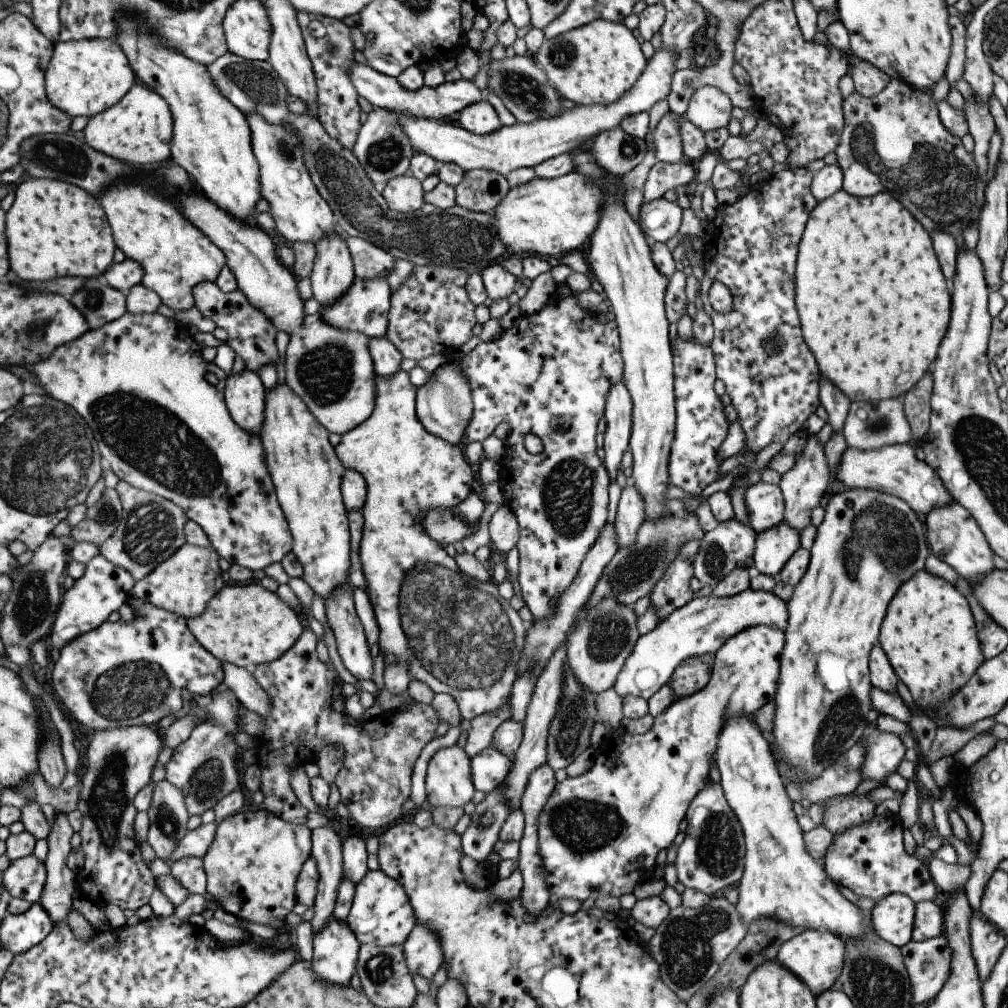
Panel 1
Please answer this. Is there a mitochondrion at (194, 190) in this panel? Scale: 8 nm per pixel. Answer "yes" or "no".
no

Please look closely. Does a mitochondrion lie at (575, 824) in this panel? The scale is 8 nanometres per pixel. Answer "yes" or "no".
yes

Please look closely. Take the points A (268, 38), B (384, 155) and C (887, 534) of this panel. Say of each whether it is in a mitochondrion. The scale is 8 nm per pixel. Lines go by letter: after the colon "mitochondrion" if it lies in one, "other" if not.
A: other
B: mitochondrion
C: mitochondrion

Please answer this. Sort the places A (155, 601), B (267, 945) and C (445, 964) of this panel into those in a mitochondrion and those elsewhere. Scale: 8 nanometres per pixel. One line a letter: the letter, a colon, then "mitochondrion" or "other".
A: other
B: other
C: other

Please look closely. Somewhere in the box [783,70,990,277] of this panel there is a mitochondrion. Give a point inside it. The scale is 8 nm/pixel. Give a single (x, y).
(940, 184)

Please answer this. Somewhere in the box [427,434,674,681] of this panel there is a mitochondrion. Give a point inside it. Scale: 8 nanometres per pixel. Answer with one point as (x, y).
(567, 495)

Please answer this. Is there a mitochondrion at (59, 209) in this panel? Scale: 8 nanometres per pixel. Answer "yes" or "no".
no

